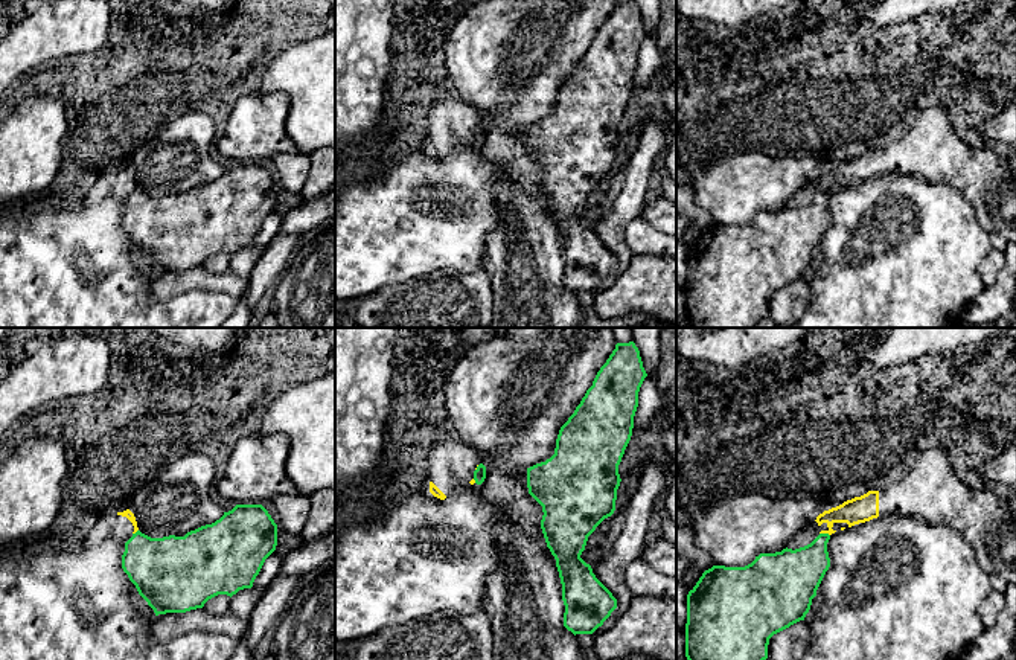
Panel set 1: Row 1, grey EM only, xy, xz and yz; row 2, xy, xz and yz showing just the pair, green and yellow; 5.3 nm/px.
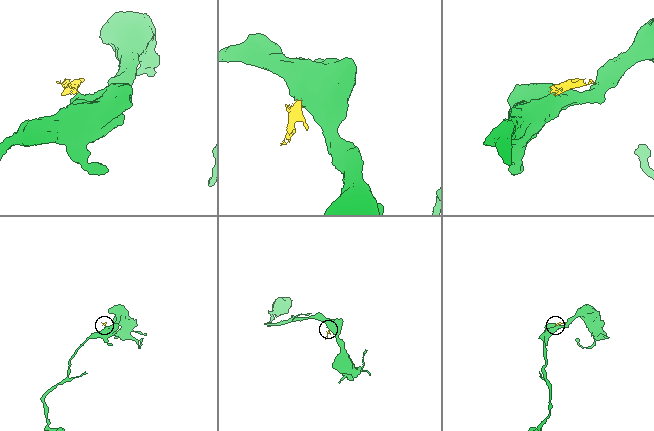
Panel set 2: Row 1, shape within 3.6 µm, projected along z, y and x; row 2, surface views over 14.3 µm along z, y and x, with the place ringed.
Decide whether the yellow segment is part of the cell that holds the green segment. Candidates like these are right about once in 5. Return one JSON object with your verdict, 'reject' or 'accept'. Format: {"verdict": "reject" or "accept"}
{"verdict": "reject"}

